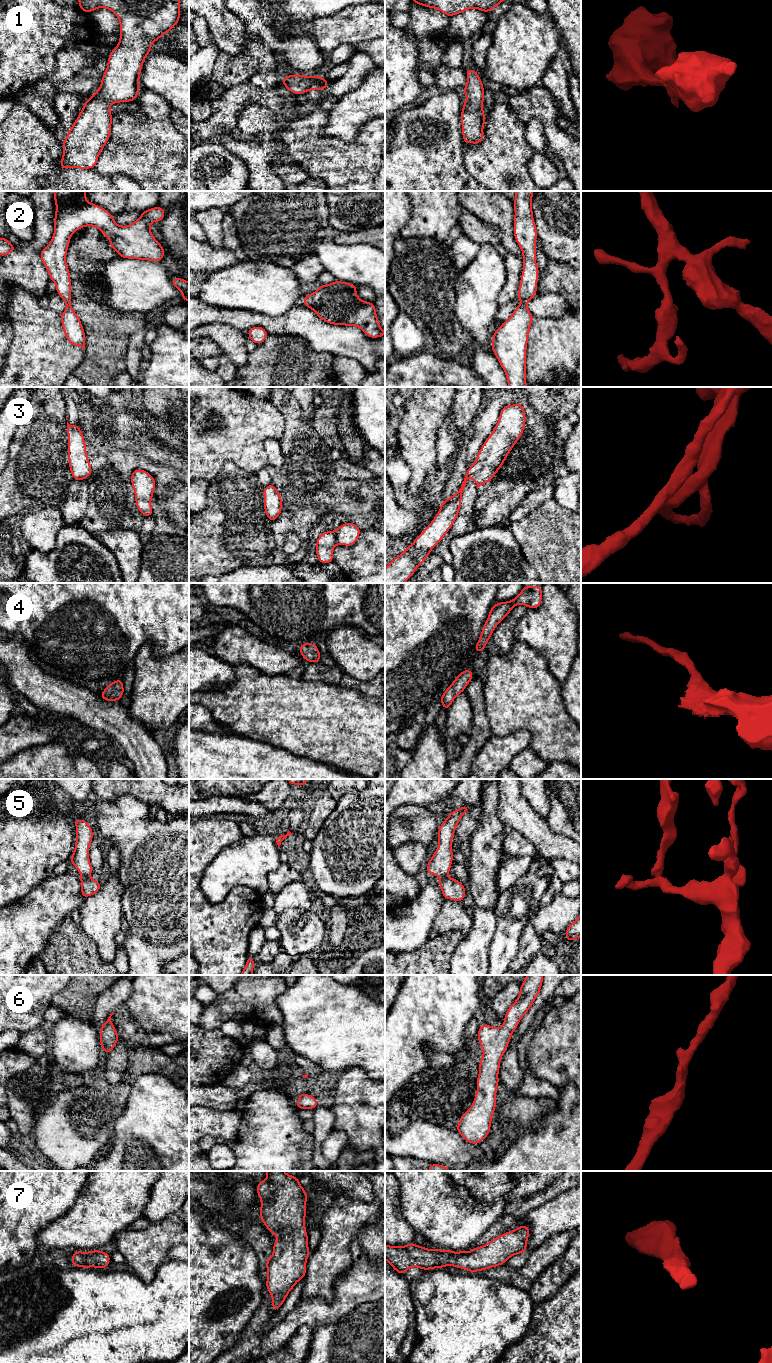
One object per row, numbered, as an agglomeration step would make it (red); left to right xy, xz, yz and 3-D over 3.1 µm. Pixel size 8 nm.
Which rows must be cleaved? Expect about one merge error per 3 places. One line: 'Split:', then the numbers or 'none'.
Split: 5

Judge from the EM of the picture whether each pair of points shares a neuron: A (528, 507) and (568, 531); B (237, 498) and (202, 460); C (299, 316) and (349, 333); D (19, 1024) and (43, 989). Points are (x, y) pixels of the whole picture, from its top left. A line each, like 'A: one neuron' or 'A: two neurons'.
A: two neurons
B: two neurons
C: one neuron
D: one neuron

